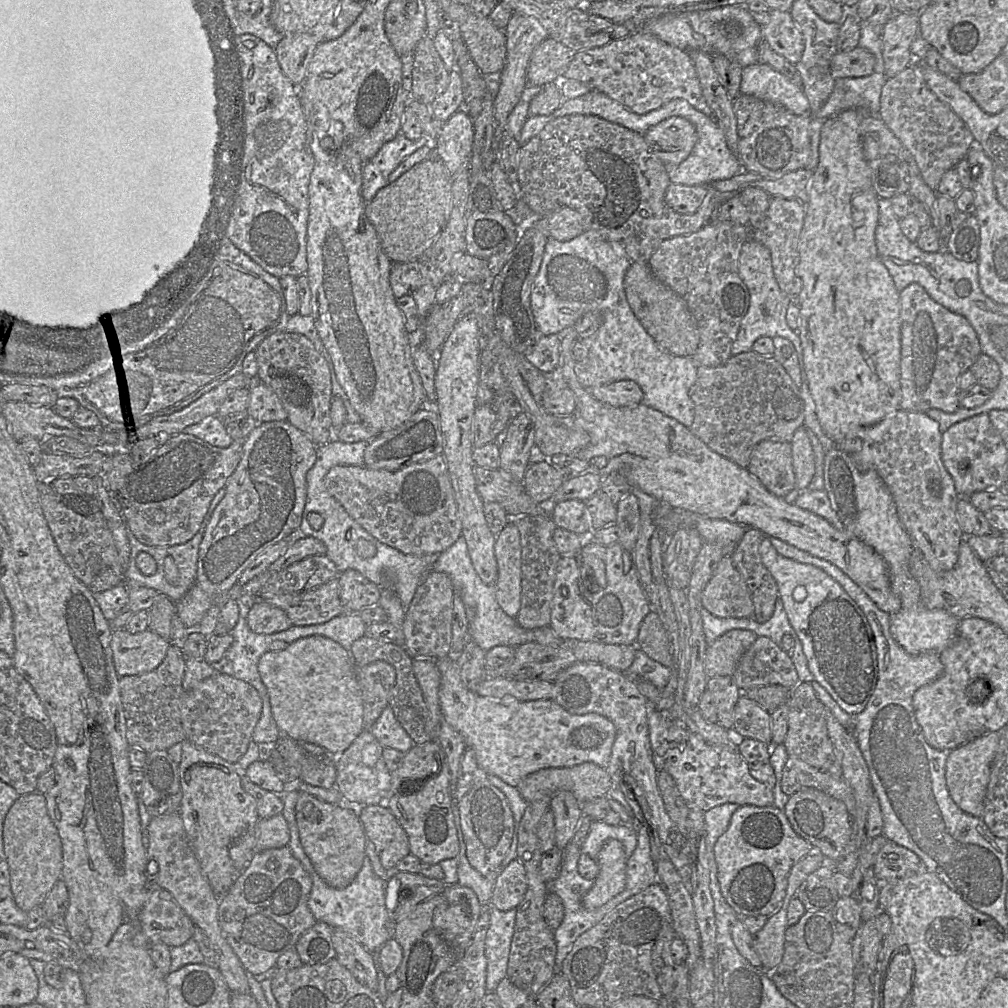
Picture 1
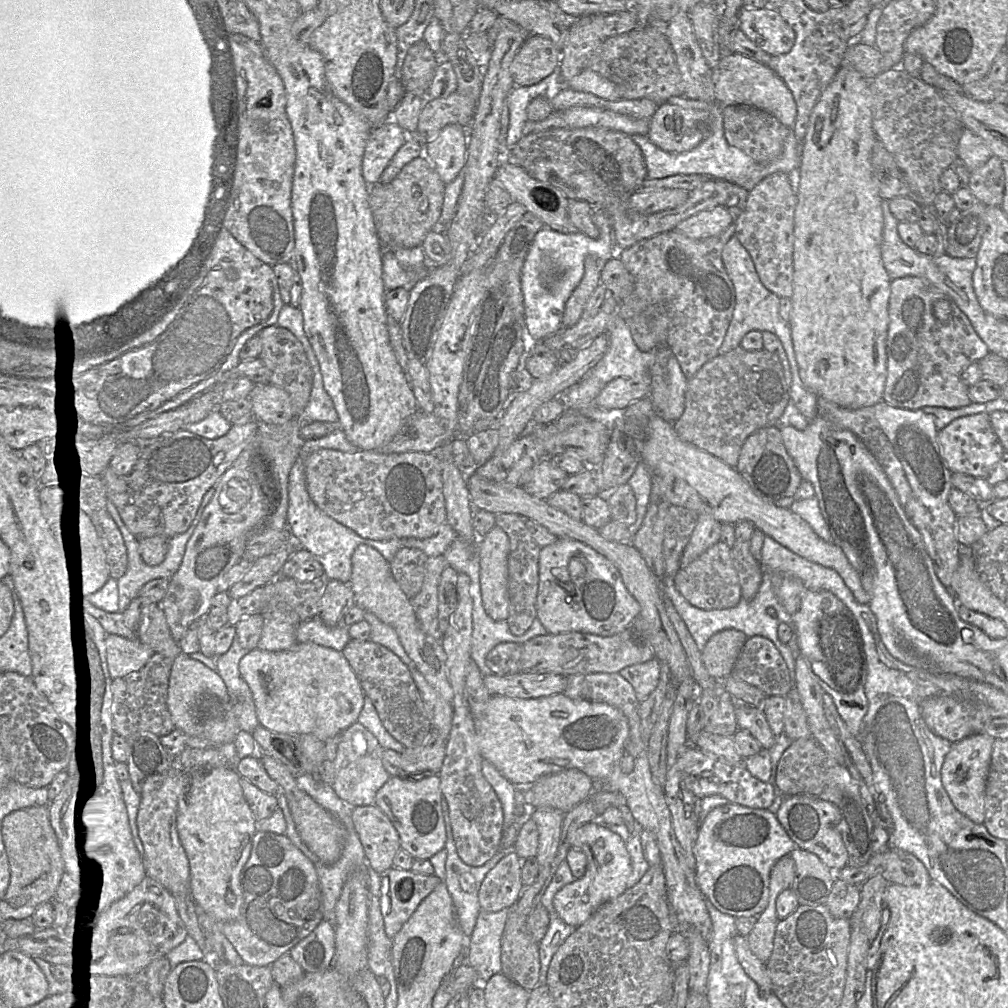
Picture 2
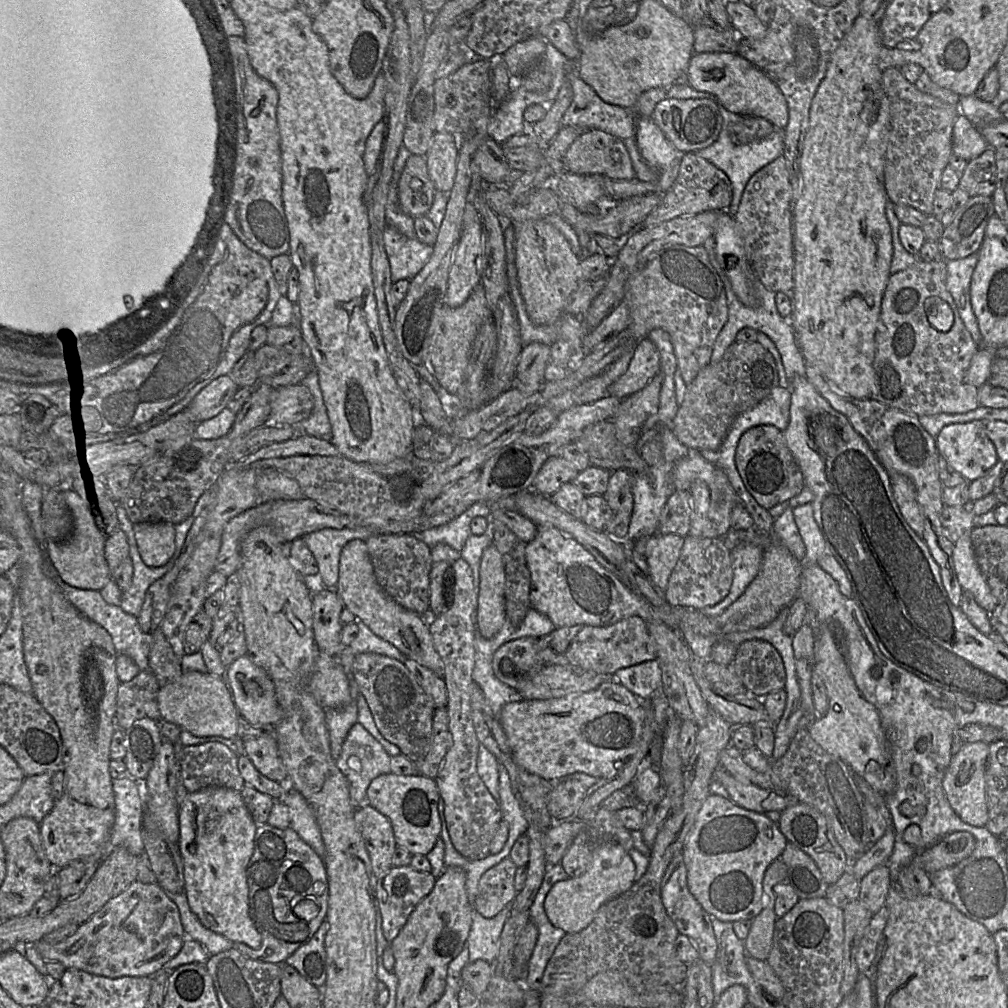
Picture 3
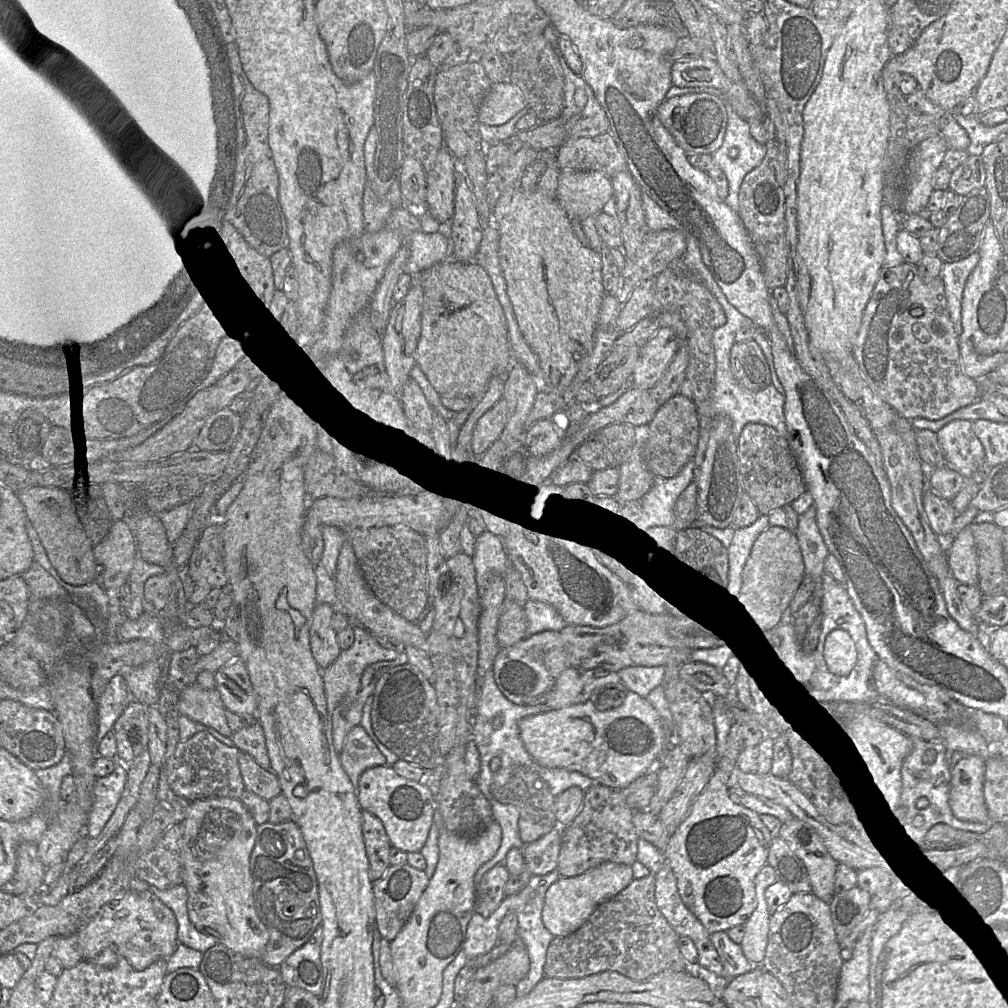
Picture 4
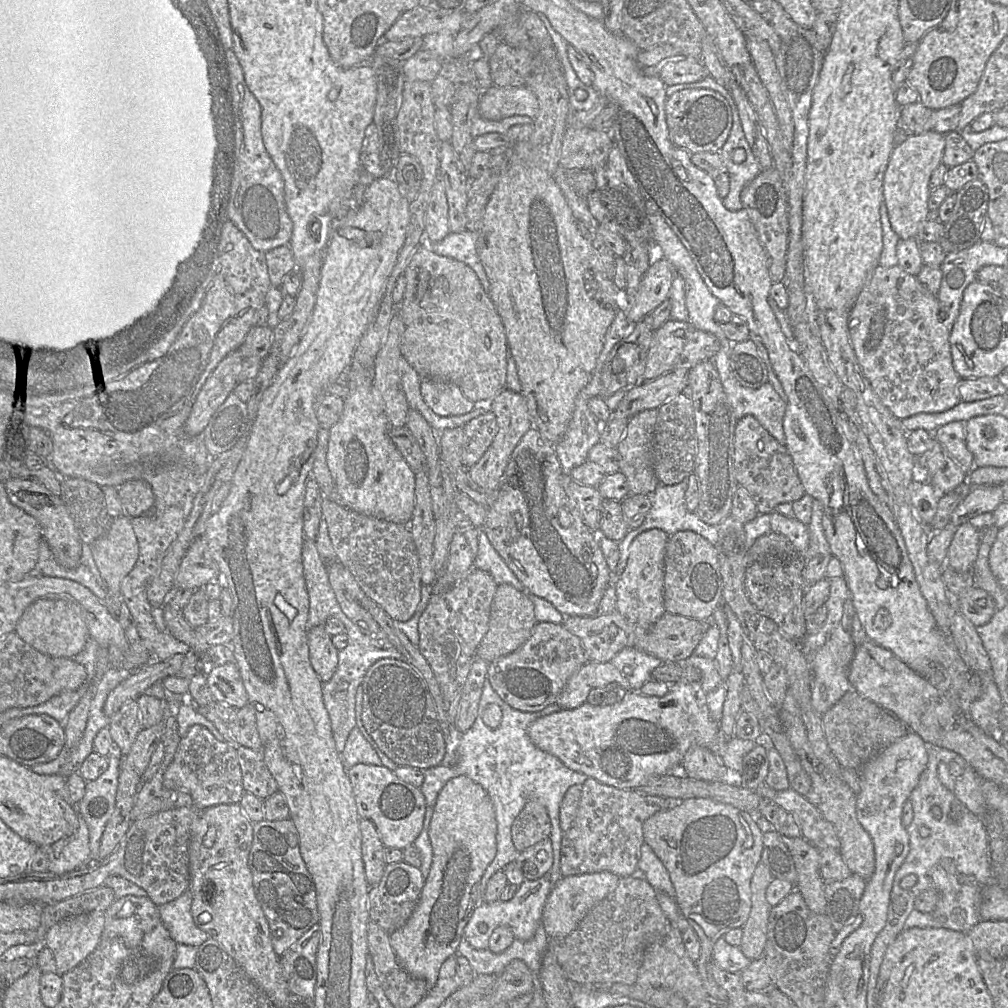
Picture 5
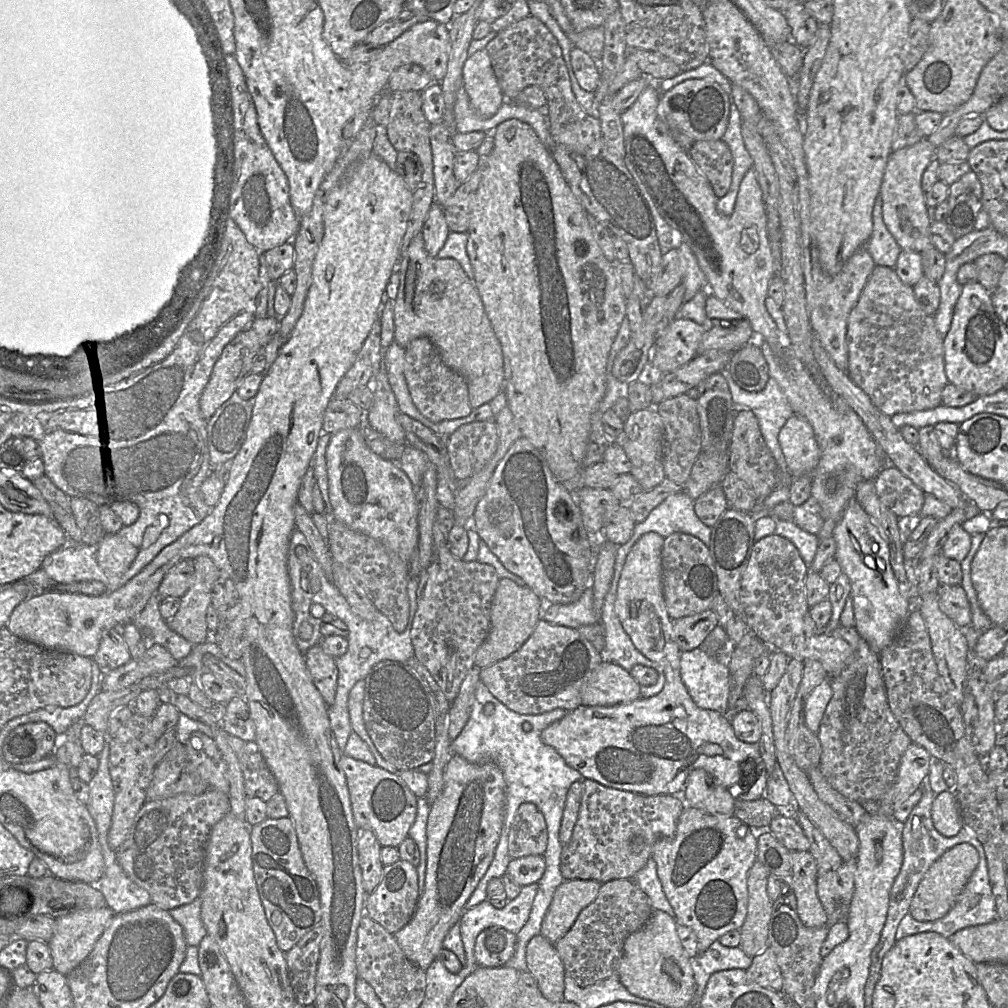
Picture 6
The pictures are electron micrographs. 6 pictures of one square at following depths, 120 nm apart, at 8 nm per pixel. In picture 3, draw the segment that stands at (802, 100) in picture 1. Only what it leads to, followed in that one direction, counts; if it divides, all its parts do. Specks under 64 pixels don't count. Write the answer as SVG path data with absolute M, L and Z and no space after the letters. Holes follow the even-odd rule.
M737 53L693 54L686 70L686 80L692 88L715 95L733 113L765 118L776 130L784 130L787 126L787 101L778 86L763 71Z

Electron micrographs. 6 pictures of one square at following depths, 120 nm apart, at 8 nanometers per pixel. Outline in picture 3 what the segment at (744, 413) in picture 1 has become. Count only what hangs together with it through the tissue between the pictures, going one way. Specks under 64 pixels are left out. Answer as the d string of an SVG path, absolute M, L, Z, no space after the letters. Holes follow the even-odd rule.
M735 341L718 363L702 368L687 385L684 402L669 427L690 450L717 451L736 417L756 406L777 386L779 377L772 354L758 341Z

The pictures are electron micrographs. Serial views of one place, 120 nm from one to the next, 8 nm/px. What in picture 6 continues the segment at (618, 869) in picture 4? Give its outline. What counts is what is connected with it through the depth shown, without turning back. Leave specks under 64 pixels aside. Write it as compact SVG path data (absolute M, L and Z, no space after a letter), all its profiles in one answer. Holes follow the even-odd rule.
M564 880L555 890L541 925L541 935L554 944L573 926L580 912L597 897L603 883Z

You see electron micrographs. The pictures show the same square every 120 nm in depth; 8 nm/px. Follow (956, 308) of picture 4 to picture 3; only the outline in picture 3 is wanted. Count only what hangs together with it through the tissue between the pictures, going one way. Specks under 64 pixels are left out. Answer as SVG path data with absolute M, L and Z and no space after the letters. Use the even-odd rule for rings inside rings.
M975 252L962 259L946 260L946 288L973 340L982 346L982 335L970 300L971 276L978 258L978 252Z

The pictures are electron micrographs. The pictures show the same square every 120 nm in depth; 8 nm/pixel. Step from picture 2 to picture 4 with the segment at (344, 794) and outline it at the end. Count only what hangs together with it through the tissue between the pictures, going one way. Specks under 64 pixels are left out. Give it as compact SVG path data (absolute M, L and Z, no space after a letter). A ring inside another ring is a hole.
M360 725L354 726L348 732L339 760L355 791L363 771L387 765L386 758Z

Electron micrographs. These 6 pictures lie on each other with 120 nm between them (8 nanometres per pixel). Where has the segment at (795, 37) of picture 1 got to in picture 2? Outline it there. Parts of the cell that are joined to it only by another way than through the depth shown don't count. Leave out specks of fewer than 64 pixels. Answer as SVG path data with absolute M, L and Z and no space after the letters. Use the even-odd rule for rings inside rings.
M769 5L756 9L743 7L738 14L737 26L752 42L772 56L788 53L795 43L794 30L782 18L778 9Z

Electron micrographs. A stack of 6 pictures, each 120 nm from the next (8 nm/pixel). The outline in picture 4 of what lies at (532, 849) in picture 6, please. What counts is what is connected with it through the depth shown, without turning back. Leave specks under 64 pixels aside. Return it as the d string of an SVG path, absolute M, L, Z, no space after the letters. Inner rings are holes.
M527 767L516 768L504 786L497 786L493 783L490 785L490 791L499 802L518 808L519 835L525 845L538 840L559 825L555 816L555 796L551 794L547 783L534 770Z

